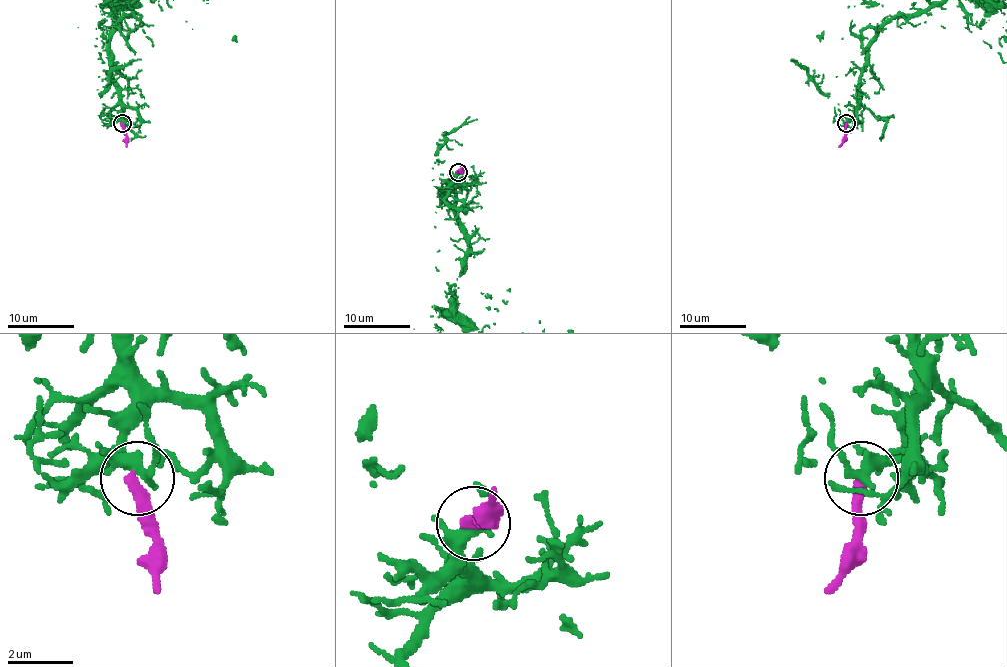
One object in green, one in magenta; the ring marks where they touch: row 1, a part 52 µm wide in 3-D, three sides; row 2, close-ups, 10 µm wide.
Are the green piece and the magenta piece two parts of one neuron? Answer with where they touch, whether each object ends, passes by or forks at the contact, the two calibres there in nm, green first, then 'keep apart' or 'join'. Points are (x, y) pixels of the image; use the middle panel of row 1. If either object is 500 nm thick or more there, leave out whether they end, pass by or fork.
(458, 172) | green forks | magenta ends | 280/400 nm | keep apart

